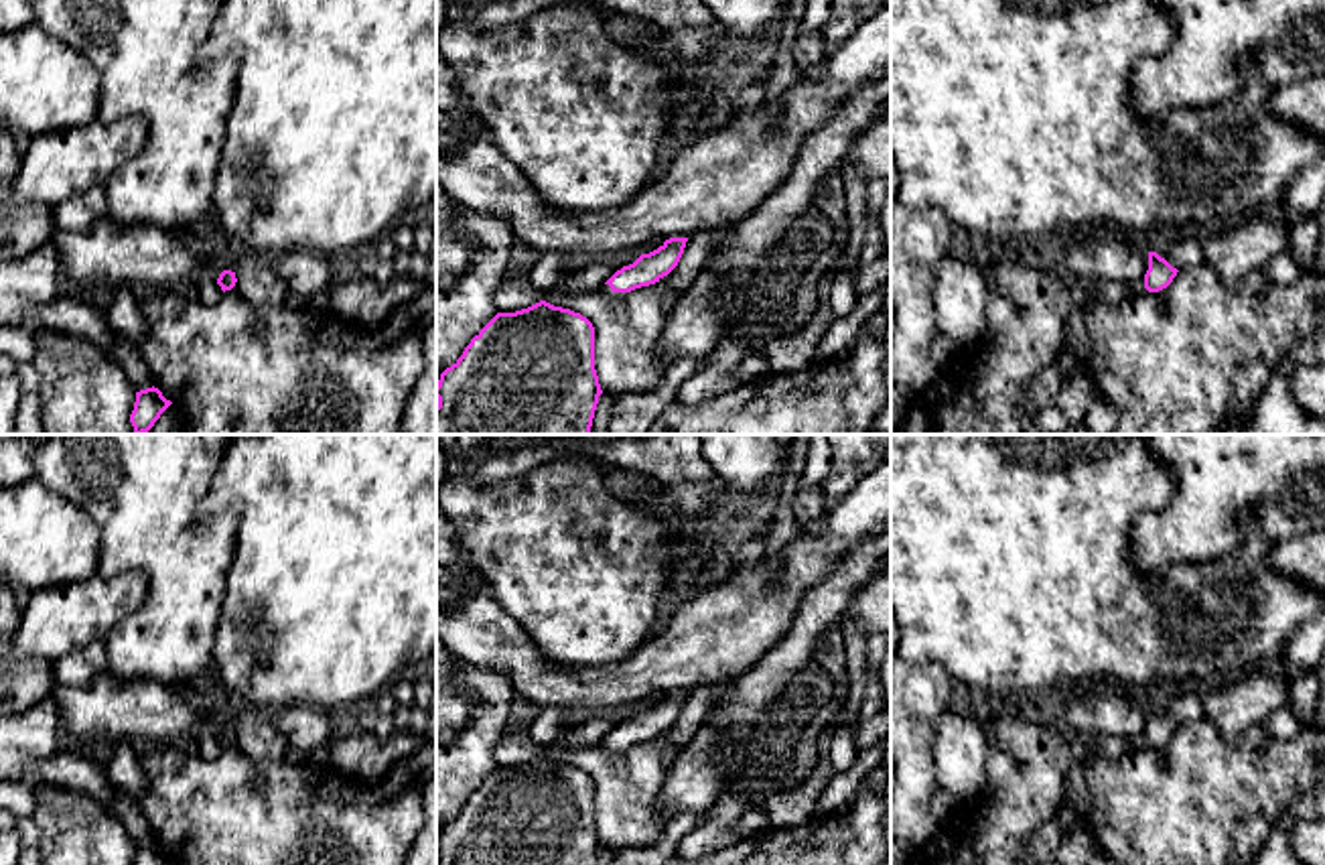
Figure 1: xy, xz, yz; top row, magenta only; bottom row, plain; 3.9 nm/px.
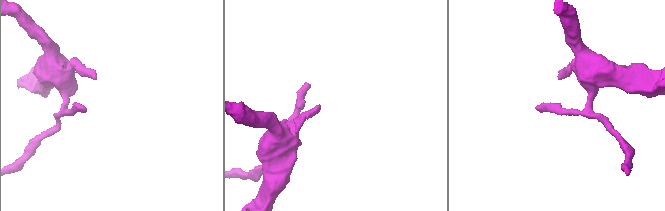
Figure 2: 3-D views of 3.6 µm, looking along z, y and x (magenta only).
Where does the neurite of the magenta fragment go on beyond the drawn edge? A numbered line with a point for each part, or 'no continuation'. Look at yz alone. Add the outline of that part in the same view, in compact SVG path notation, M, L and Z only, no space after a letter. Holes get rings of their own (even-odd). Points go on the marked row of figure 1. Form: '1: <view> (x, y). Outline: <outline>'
no continuation

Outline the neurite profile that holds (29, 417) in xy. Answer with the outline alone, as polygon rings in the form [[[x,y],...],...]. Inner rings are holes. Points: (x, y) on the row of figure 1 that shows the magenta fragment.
[[[37,392],[22,394],[12,435],[43,435],[43,404]]]

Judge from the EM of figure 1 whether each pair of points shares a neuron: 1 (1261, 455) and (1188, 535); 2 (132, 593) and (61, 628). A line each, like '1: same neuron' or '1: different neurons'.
1: same neuron
2: same neuron

